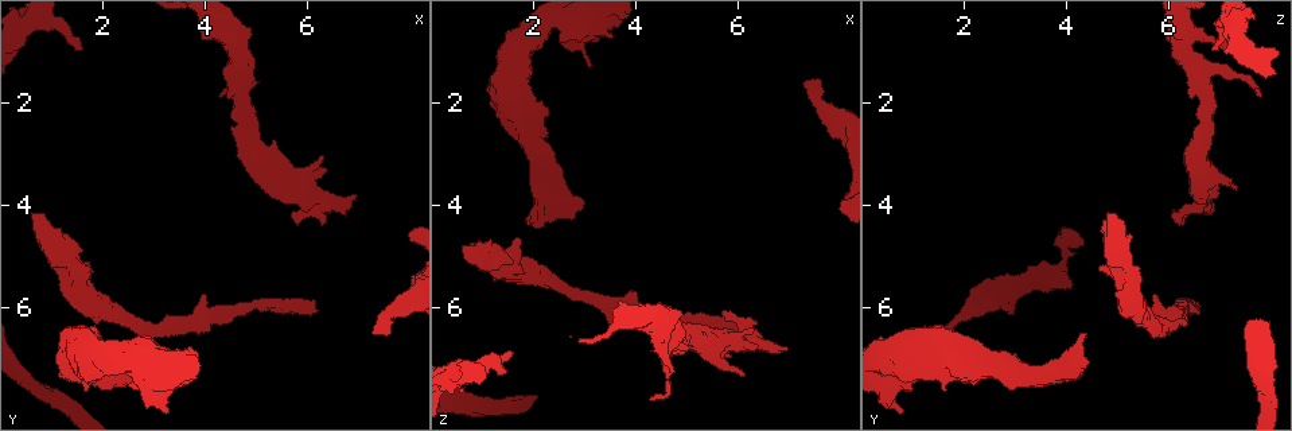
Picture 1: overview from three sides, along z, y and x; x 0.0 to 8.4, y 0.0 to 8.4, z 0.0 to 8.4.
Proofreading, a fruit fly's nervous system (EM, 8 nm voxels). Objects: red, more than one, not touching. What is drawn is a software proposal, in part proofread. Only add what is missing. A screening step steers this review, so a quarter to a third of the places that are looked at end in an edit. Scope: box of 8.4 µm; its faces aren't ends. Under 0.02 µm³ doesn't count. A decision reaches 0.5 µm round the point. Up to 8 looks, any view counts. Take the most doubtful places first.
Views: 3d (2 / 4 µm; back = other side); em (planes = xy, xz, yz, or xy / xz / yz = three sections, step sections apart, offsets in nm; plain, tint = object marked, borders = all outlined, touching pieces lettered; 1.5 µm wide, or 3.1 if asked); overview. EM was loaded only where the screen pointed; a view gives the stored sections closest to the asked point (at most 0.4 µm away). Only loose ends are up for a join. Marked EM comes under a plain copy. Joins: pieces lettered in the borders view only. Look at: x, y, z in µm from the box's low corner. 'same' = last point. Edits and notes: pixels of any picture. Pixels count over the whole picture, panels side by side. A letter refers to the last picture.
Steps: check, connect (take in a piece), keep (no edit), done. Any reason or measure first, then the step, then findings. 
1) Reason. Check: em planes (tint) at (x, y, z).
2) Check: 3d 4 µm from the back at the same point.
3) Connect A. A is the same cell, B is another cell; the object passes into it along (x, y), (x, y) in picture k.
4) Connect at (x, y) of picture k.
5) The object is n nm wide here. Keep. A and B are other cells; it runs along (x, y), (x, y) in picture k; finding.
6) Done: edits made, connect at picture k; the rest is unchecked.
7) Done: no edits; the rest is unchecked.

Branch stops here. Check: em planes (borders) at (6.15, 6.00, 6.55).

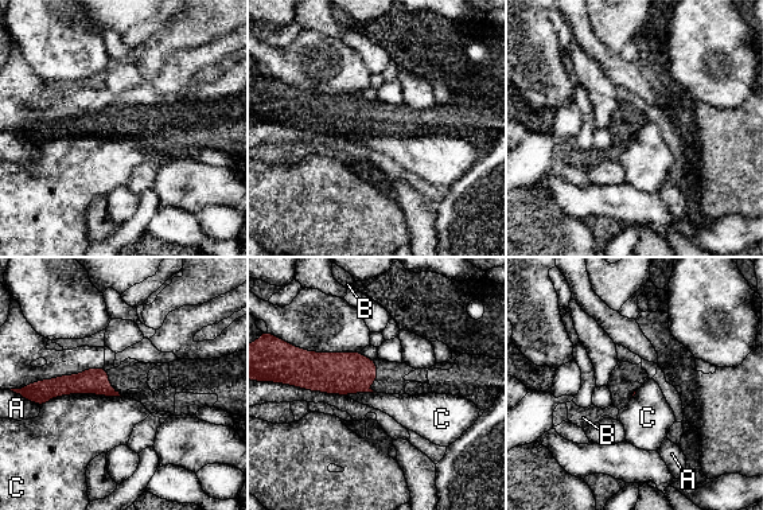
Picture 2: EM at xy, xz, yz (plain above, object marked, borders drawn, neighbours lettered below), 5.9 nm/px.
Keep. A, B and C are other cells; a border runs along (121, 396), (61, 394), (42, 407) in picture 2; none of them fits.

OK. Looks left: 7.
An open end. Check: em planes (borders) at (7.65, 6.50, 1.60).

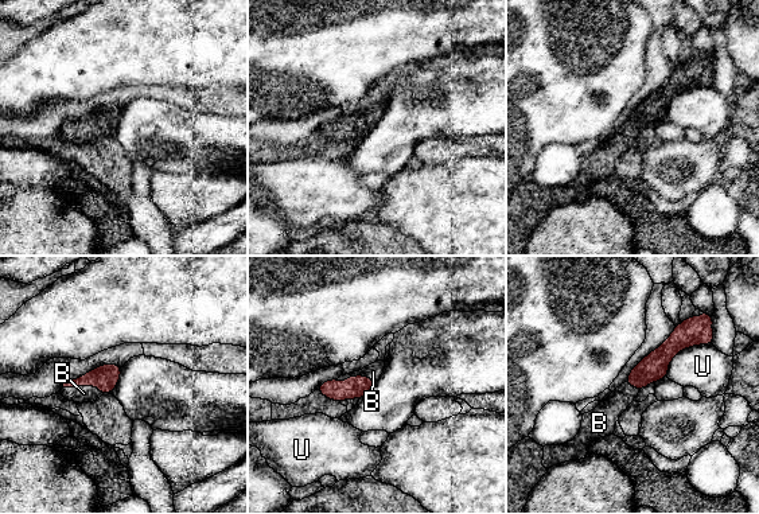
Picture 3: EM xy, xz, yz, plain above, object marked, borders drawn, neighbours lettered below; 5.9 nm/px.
Connect B. B is the same cell, U is another cell; the object passes into it along (354, 388), (355, 377), (373, 372) in picture 3; it goes on there.

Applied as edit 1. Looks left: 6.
See it whole again. Check: overview.

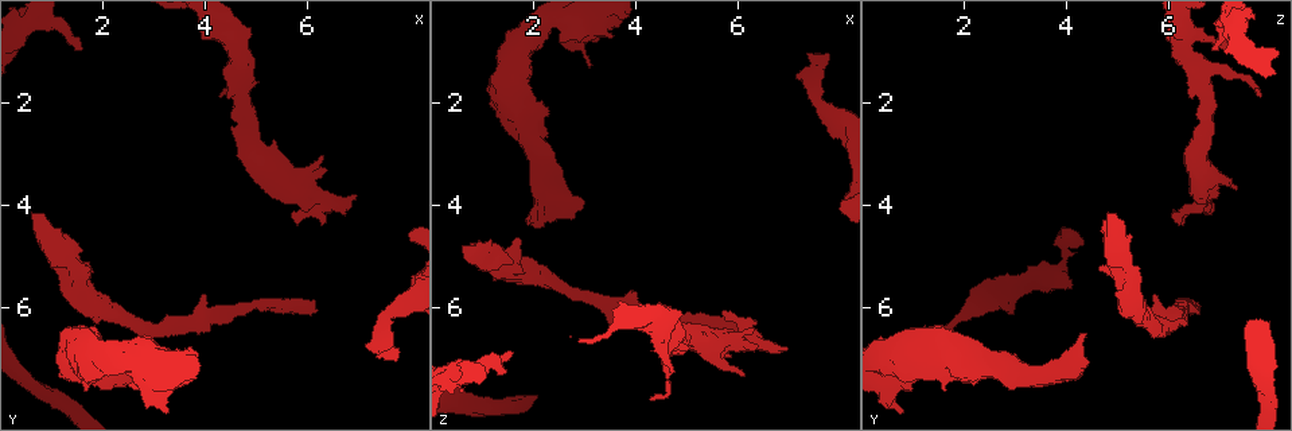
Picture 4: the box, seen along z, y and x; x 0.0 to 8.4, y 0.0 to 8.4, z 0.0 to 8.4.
An open end. Check: 3d 4 µm at (7.00, 3.80, 6.75).

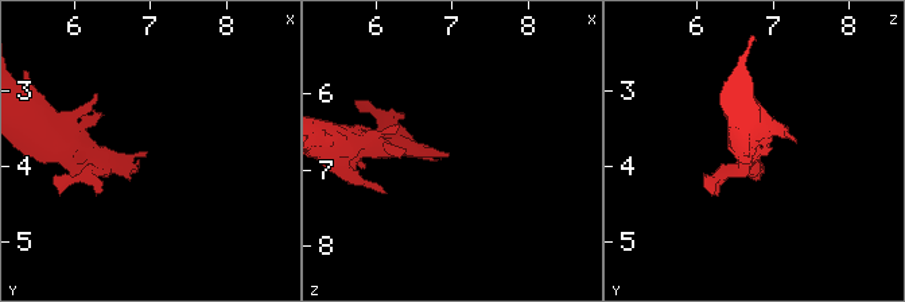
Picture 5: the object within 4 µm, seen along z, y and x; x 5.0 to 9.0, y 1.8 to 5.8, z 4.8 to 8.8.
Check: em xy step 8 (borders) at (6.95, 3.85, 6.80).

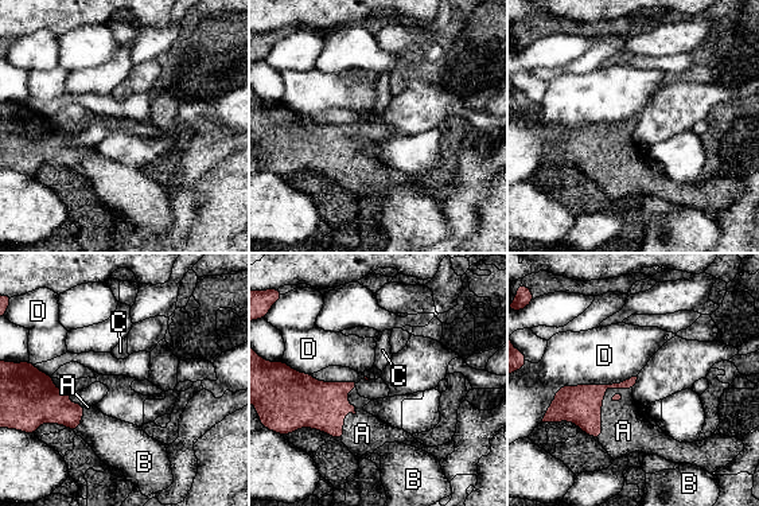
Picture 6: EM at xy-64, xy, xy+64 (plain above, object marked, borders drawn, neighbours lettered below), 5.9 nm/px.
Connect A. A is the same cell, B, C and D are other cells; the neuron continues.

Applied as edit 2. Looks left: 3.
Done: edits made, connect at picture 3, connect at picture 6; the rest is unchecked.

